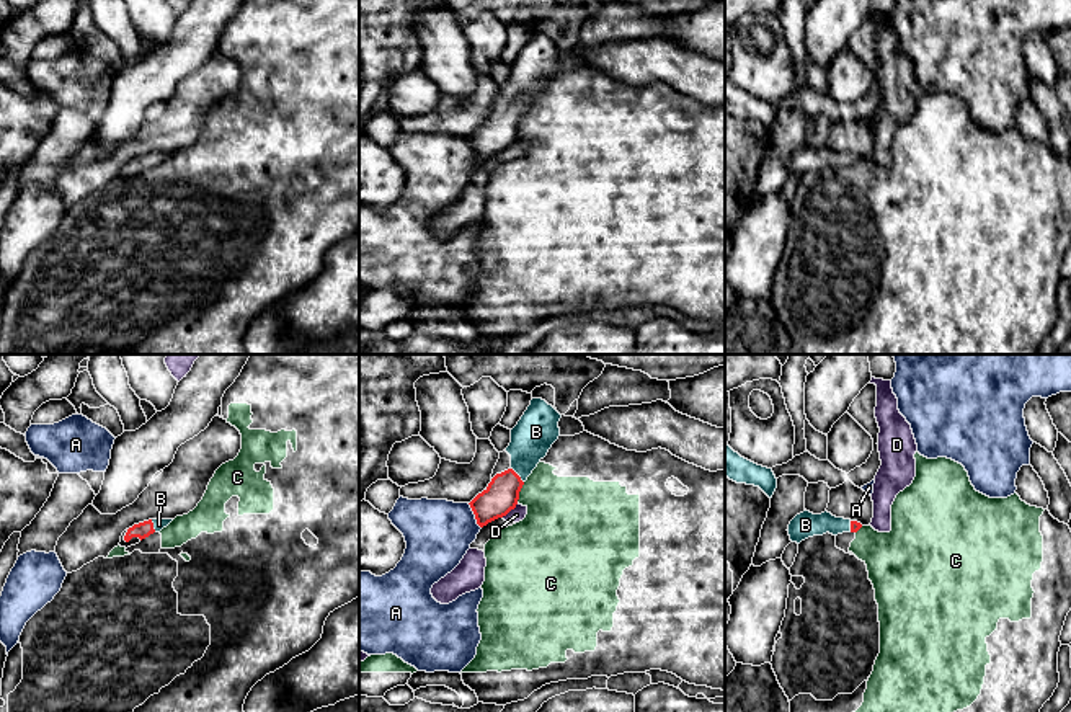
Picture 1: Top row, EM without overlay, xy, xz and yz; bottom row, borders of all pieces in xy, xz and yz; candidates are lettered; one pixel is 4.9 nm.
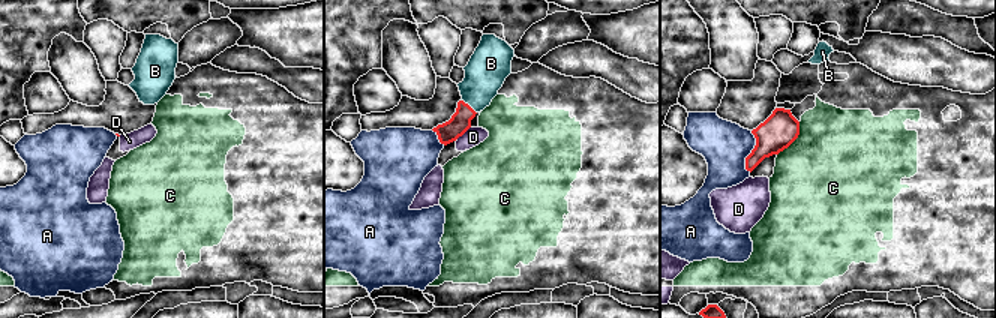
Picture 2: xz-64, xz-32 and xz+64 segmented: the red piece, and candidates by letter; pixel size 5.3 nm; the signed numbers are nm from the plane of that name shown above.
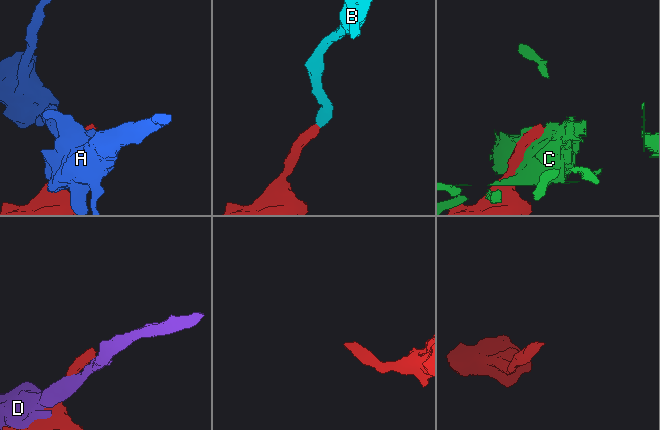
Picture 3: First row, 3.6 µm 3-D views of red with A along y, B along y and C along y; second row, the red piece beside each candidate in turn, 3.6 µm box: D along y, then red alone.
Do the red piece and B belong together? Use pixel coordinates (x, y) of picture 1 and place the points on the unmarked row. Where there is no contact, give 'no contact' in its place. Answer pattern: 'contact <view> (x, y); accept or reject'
contact xz (518, 110); accept

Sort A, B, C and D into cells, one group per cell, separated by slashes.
A / B / C / D

